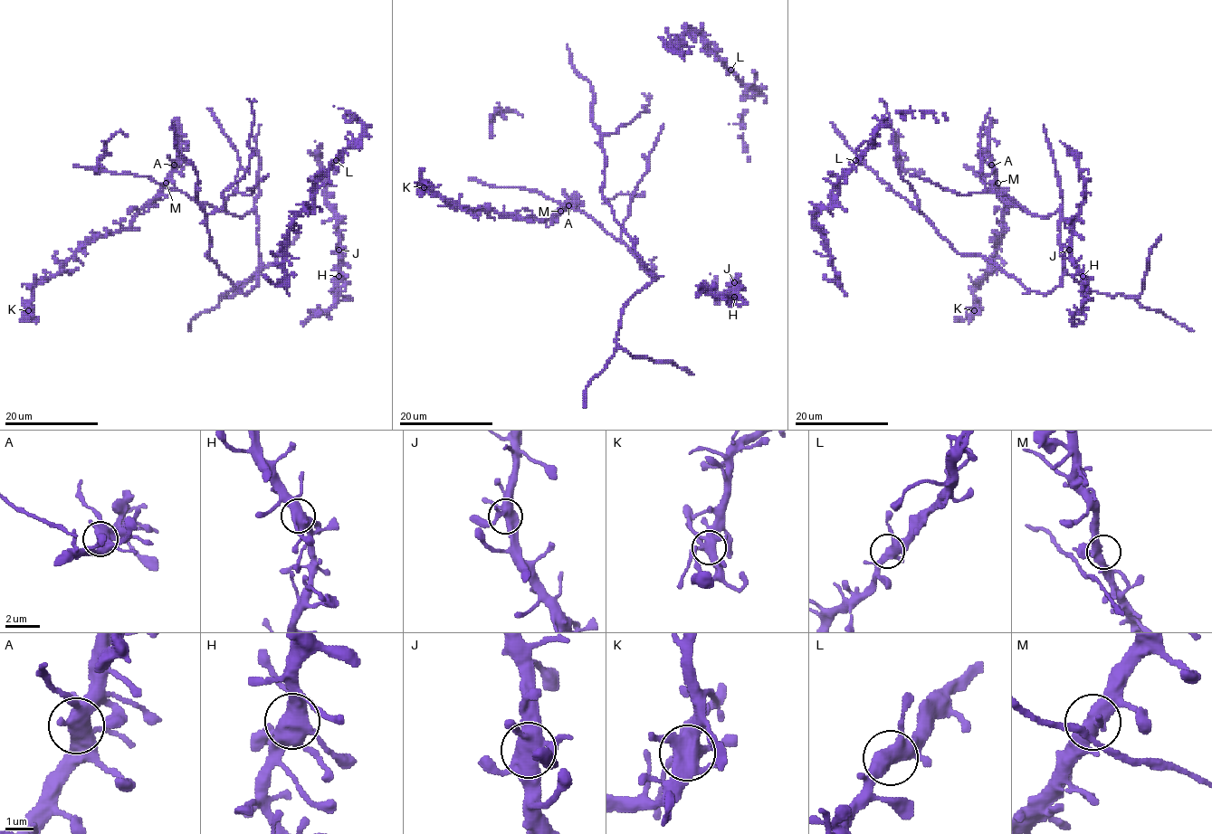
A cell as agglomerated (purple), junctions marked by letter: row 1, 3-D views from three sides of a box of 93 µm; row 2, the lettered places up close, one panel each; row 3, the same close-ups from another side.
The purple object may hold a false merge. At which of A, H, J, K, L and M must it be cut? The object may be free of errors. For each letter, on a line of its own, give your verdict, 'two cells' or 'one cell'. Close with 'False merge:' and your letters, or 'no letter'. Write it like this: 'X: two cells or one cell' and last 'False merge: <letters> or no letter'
A: one cell
H: one cell
J: one cell
K: one cell
L: one cell
M: one cell
False merge: no letter

